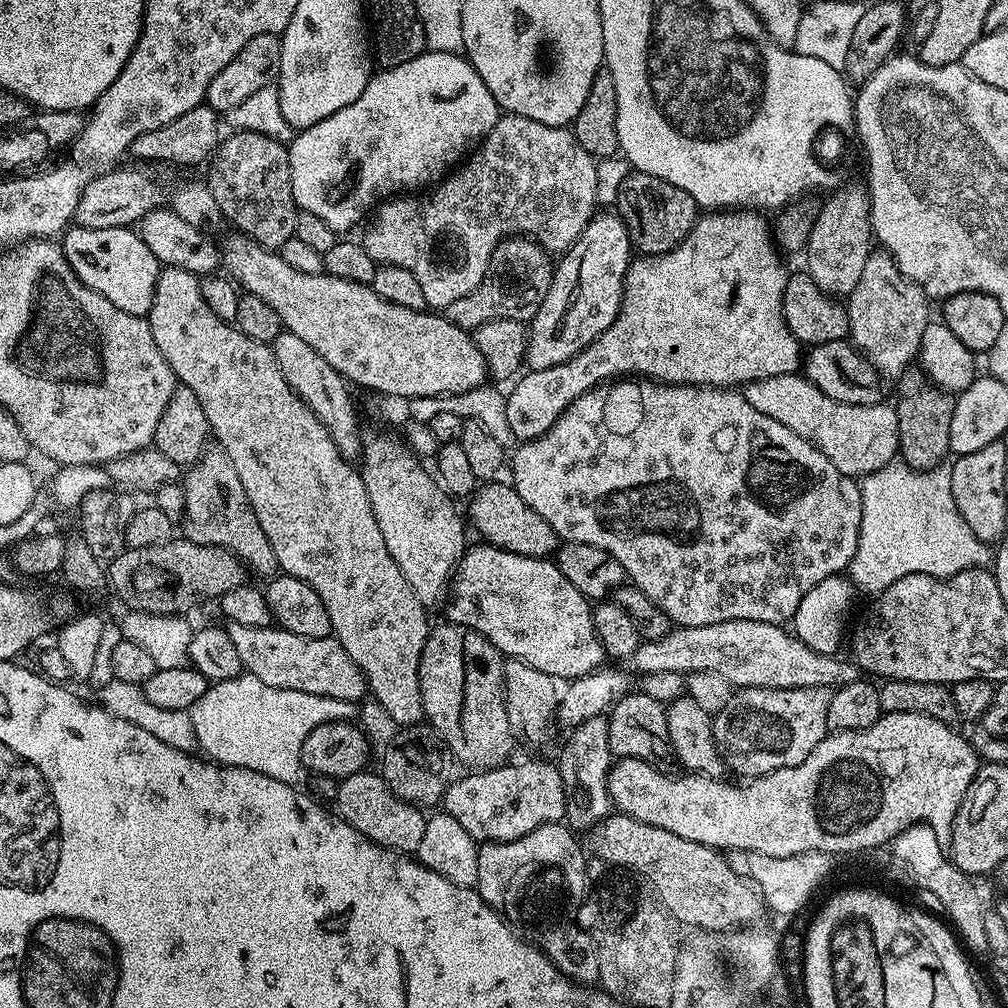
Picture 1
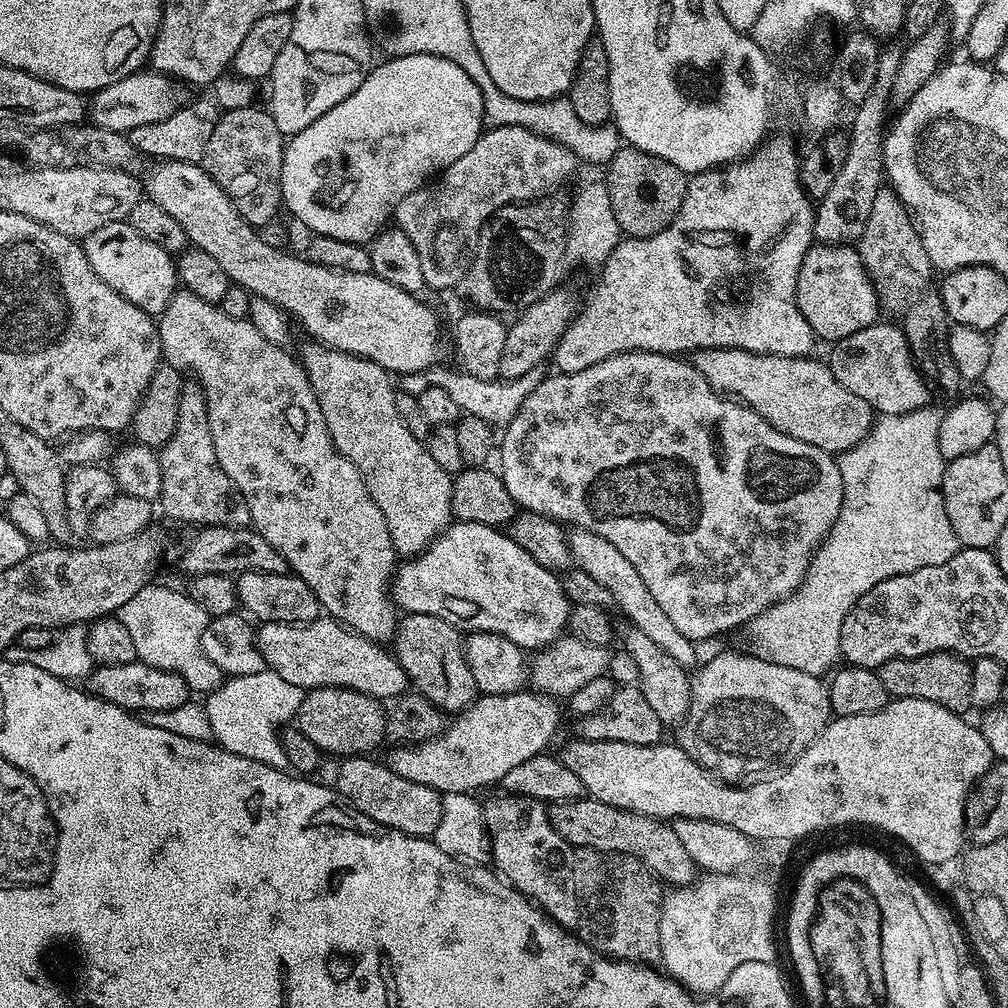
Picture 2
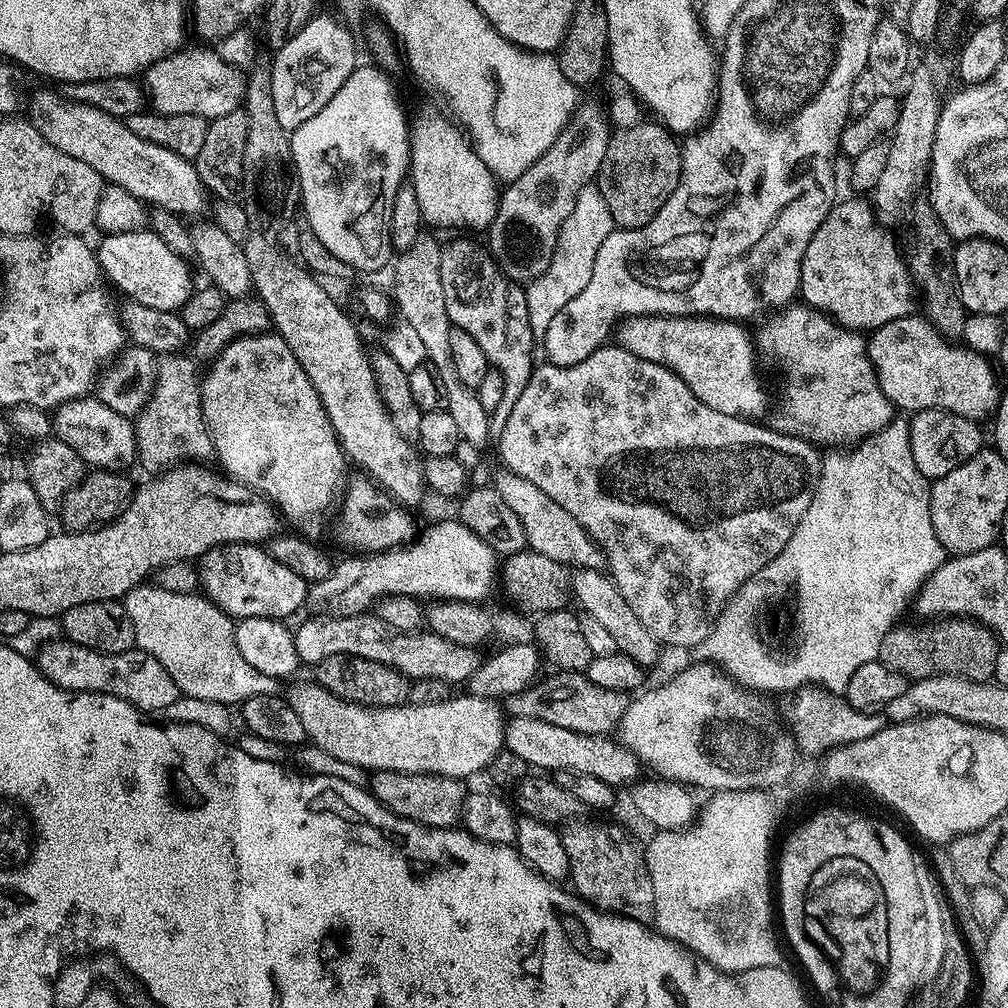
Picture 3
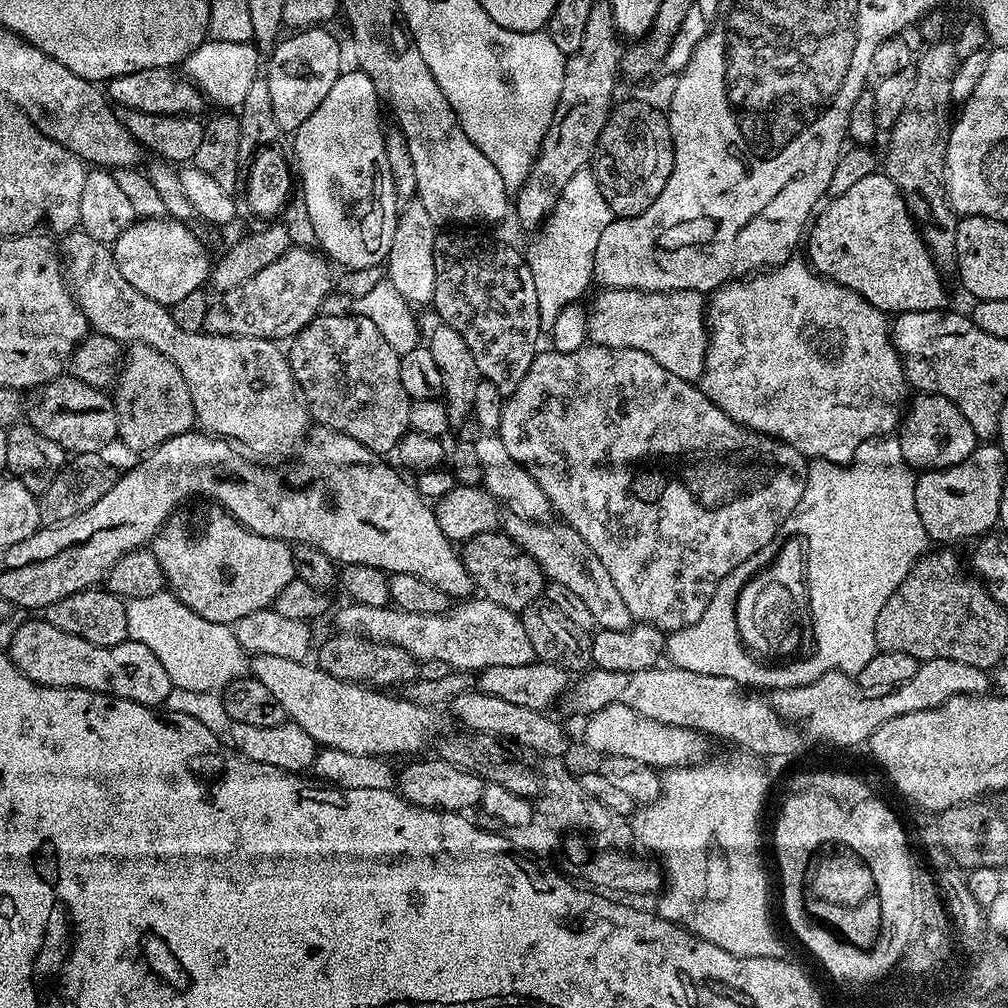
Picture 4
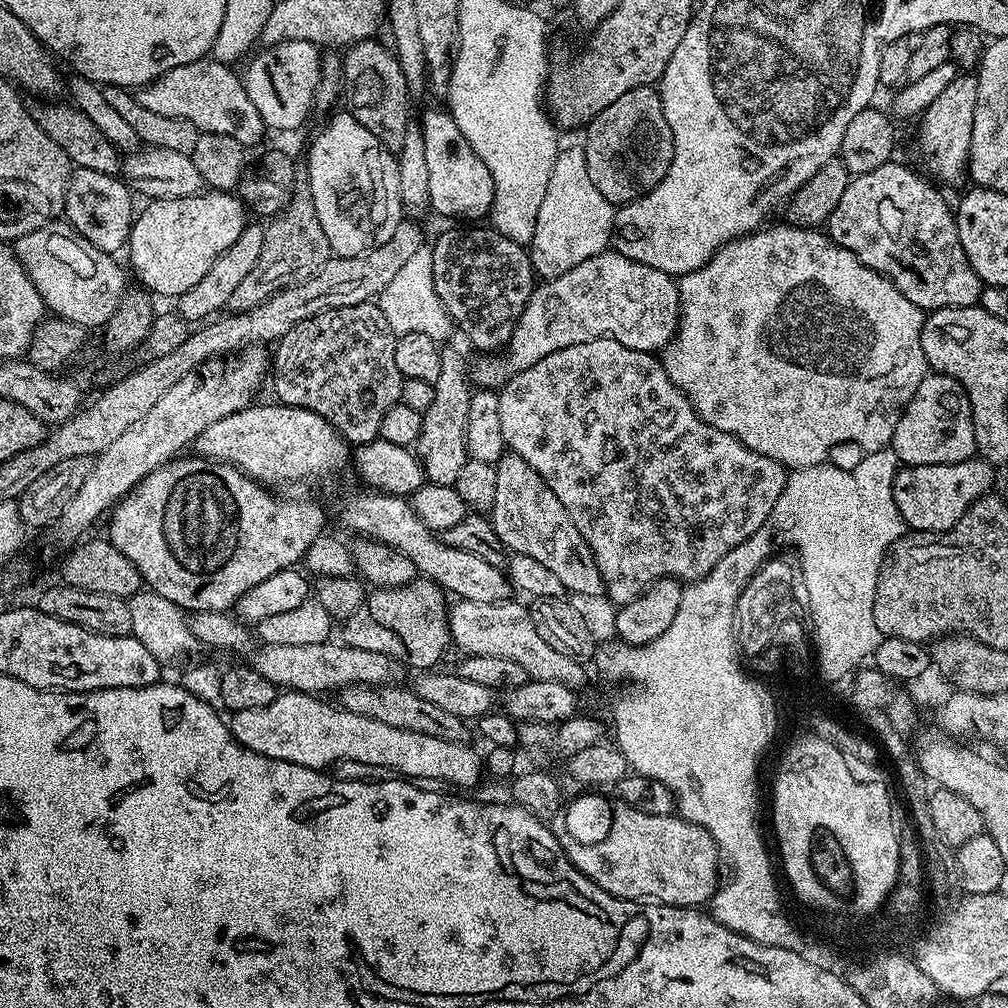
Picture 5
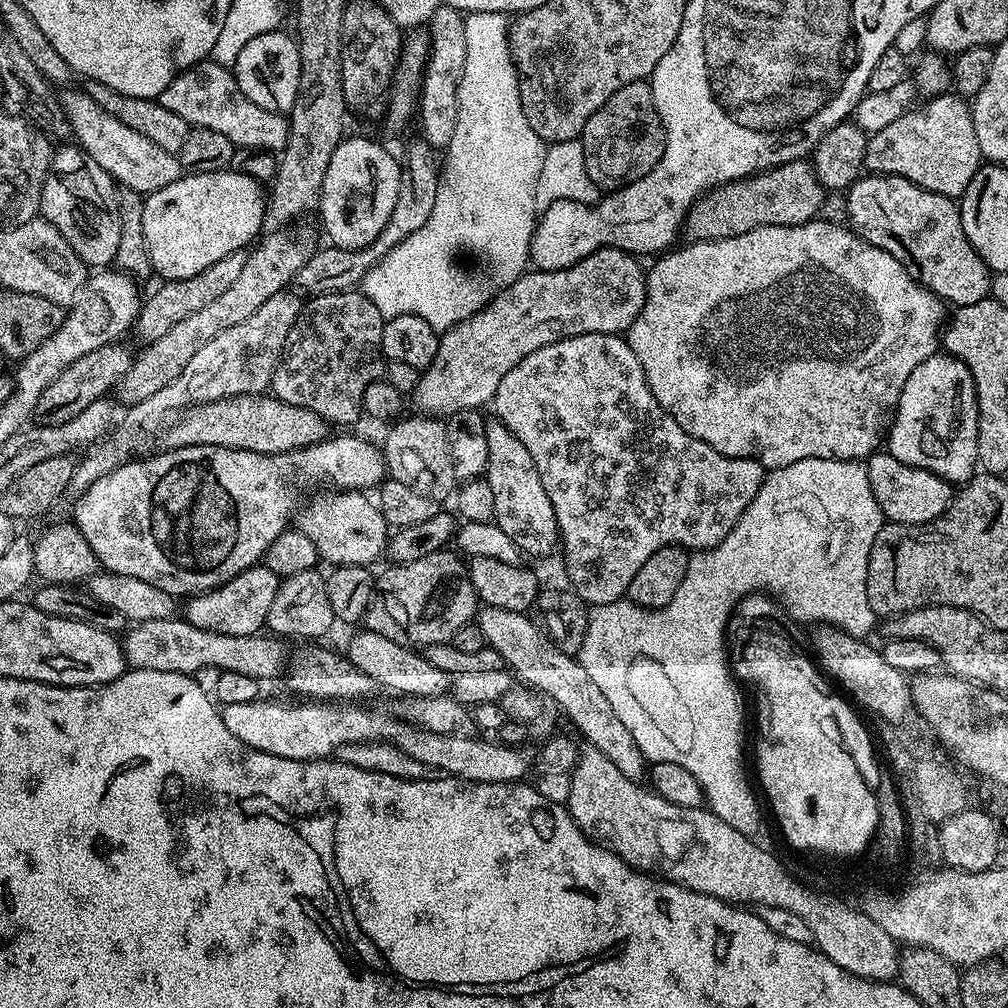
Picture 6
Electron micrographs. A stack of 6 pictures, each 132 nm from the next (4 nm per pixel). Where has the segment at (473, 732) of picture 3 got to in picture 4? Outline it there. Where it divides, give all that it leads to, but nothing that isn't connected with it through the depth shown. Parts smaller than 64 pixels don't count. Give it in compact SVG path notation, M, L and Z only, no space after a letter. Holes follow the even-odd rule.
M258 654L251 657L250 674L255 680L262 682L262 686L266 686L266 690L270 690L274 698L278 698L285 717L291 723L302 726L302 730L306 730L306 734L310 734L310 738L314 738L317 745L342 750L346 754L393 758L392 756L398 755L399 752L416 752L427 746L428 739L436 728L435 722L432 721L433 709L418 706L399 695L388 696L392 694L372 686L334 678L312 662L277 658L274 654Z

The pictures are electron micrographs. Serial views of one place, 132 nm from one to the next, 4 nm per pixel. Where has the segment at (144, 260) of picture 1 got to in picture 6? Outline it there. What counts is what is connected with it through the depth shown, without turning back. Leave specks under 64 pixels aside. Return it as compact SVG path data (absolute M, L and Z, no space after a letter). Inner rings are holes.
M233 170L188 172L168 186L162 186L157 192L145 195L142 234L146 234L148 261L152 263L152 272L160 275L159 279L164 282L194 278L206 270L206 266L214 266L218 258L226 258L226 254L247 249L261 235L265 203L266 192L261 181Z

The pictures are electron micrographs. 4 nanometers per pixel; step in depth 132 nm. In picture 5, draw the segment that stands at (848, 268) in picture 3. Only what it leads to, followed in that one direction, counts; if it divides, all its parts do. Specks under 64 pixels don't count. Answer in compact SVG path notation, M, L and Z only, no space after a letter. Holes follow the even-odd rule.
M896 163L883 164L878 170L870 170L870 174L849 179L842 199L834 206L834 214L830 214L826 235L838 246L853 252L867 268L888 277L914 306L925 310L973 307L980 299L982 285L974 266L970 266L966 258L966 250L962 250L953 205L944 201L935 183L911 172L906 165Z

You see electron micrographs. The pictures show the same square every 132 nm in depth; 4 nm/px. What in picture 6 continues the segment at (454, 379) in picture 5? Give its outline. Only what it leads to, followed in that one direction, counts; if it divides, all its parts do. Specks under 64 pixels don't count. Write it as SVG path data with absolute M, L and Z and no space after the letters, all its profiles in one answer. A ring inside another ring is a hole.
M412 414L409 420L400 418L391 425L388 432L388 452L386 448L386 472L391 479L426 494L426 498L443 502L453 495L458 481L454 474L454 462L450 458L450 438L448 426L443 419Z

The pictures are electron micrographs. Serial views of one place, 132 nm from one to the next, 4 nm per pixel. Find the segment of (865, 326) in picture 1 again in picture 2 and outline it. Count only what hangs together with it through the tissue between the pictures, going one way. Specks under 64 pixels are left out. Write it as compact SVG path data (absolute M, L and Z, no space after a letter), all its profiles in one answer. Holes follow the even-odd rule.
M890 188L877 192L856 249L880 307L886 312L903 311L924 290L922 288L934 270L921 244L919 229L908 209Z

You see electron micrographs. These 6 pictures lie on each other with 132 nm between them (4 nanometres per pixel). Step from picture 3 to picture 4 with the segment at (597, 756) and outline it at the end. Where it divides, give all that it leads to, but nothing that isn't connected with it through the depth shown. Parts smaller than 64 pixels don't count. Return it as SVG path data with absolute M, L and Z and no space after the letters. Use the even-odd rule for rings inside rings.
M479 690L463 692L451 701L450 709L461 720L463 727L473 734L494 734L502 738L510 738L519 744L521 749L541 752L544 758L560 758L568 748L568 736L564 728L556 720L548 717L547 711L530 710L530 706L517 706L514 702L506 702L503 698L494 698L494 694L486 694Z

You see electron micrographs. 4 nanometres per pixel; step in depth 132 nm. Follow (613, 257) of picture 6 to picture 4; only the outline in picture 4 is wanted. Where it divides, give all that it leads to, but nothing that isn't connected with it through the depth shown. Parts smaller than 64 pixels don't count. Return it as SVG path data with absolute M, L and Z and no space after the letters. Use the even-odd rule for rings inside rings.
M627 286L608 288L592 300L586 319L586 336L591 343L604 348L642 350L642 354L650 354L658 366L666 366L670 374L696 382L704 372L709 342L706 300L694 290L643 292Z

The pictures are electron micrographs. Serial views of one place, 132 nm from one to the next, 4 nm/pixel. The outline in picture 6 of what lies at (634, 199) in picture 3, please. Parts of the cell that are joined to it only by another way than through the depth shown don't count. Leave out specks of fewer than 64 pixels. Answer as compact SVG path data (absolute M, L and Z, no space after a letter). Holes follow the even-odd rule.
M648 80L630 82L622 86L622 90L610 94L608 101L597 112L590 114L579 141L586 154L586 174L590 174L592 181L601 190L624 188L628 184L638 182L638 178L650 174L650 170L658 166L664 153L664 123L661 122L658 110L654 106L651 83Z

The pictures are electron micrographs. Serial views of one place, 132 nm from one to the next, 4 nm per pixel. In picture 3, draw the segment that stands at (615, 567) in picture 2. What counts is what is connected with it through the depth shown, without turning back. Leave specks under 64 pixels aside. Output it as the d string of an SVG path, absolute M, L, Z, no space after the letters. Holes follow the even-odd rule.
M511 474L503 475L494 480L494 486L524 523L531 551L546 554L546 558L554 558L554 562L567 564L572 570L605 567L606 555L603 548L592 539L591 533L580 525L578 518L570 514L570 510L562 510L562 506L558 506L558 502L554 502L554 498L546 494L546 490L538 490L534 482L526 482L526 478Z

